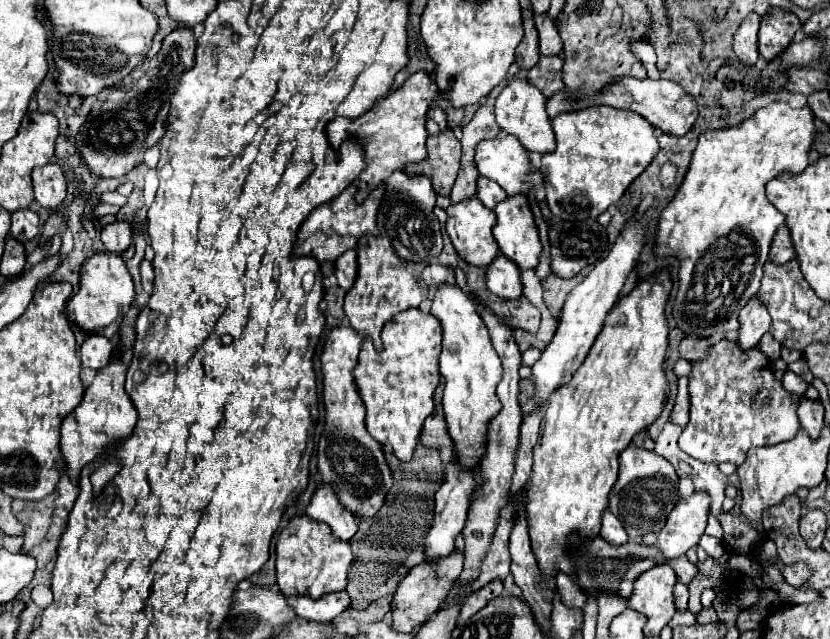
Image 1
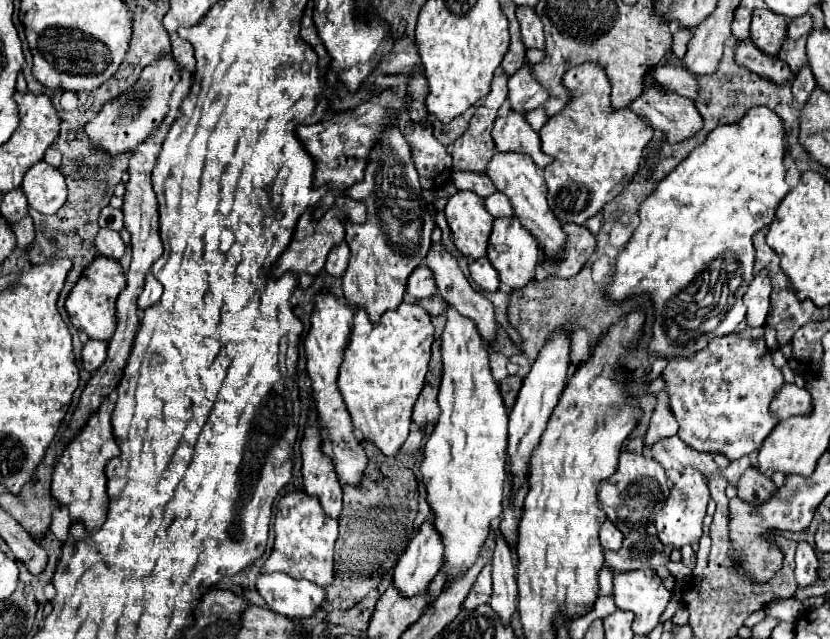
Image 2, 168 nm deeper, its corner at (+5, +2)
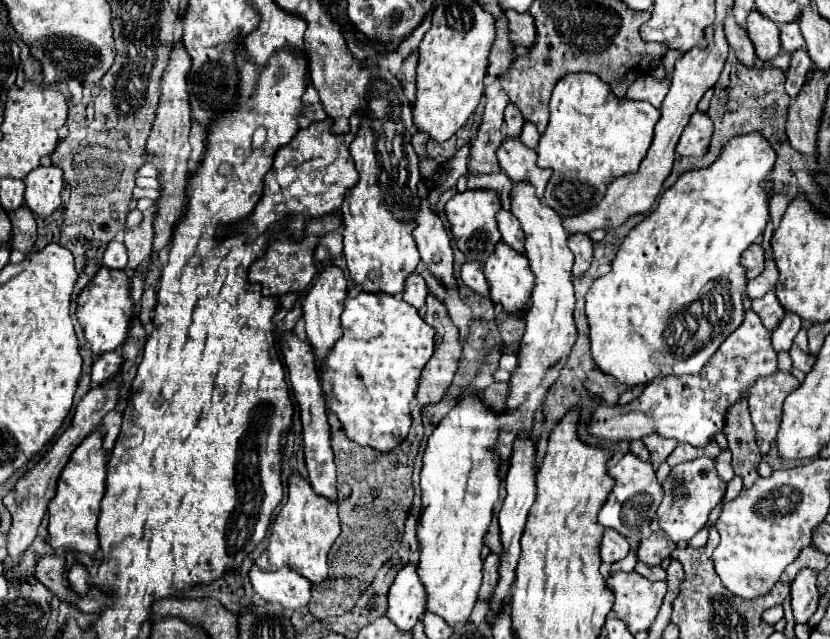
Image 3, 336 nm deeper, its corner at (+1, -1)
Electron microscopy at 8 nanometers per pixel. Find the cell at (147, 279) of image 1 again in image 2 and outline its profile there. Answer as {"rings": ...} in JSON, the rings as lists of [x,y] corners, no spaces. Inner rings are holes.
{"rings":[[[149,274],[145,278],[145,288],[139,294],[139,308],[145,310],[145,308],[153,306],[159,298],[161,298],[161,284],[157,282],[157,278],[153,278],[153,274]]]}

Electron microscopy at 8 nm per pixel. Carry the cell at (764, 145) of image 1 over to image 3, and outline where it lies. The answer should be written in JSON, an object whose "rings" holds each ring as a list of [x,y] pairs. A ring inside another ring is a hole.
{"rings":[[[761,133],[735,135],[735,137],[731,137],[725,143],[725,147],[721,149],[717,161],[713,161],[705,169],[691,169],[691,171],[683,173],[683,177],[679,177],[675,181],[675,185],[669,187],[661,195],[657,207],[639,225],[635,225],[629,231],[629,235],[625,237],[625,241],[621,243],[621,247],[617,251],[617,257],[613,259],[613,269],[607,275],[603,275],[601,279],[597,279],[591,285],[591,289],[587,291],[585,313],[587,313],[587,319],[589,319],[589,327],[591,327],[591,355],[593,355],[595,363],[597,363],[597,367],[603,373],[613,375],[615,379],[619,379],[619,383],[629,385],[629,387],[635,387],[635,385],[641,385],[641,383],[649,383],[655,377],[665,377],[665,375],[683,375],[683,373],[697,375],[701,371],[701,367],[709,361],[709,357],[719,349],[719,345],[743,323],[743,317],[745,317],[743,297],[745,297],[745,285],[747,285],[747,277],[745,277],[747,269],[743,269],[743,265],[741,265],[741,255],[743,255],[743,251],[751,243],[761,239],[761,235],[765,231],[765,225],[771,219],[771,213],[769,213],[771,189],[761,187],[761,183],[771,175],[775,159],[777,159],[777,153],[773,151],[771,143]],[[691,305],[701,305],[701,309],[703,309],[701,315],[695,315],[691,311]]]}

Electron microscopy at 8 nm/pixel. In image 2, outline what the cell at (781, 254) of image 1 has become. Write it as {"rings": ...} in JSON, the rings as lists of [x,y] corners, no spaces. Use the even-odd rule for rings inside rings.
{"rings":[[[757,232],[753,238],[753,246],[755,246],[755,272],[767,268],[771,264],[771,260],[775,258],[775,252],[767,246],[765,242],[765,232]]]}

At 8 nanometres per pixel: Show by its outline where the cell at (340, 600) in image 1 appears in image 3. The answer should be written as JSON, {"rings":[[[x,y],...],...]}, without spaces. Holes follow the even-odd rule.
{"rings":[[[257,565],[249,571],[251,585],[259,597],[269,603],[279,603],[283,609],[301,609],[307,607],[311,601],[311,587],[313,583],[303,579],[293,569],[277,569],[277,571],[263,571]]]}

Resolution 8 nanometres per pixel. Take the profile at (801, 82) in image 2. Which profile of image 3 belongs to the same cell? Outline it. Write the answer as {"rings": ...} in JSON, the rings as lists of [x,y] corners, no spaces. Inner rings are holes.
{"rings":[[[797,49],[791,57],[791,67],[787,71],[787,83],[785,83],[785,89],[787,89],[787,95],[791,99],[795,99],[801,91],[801,87],[805,85],[807,81],[807,75],[809,71],[813,69],[813,63],[809,59],[809,55],[803,51],[803,49]]]}

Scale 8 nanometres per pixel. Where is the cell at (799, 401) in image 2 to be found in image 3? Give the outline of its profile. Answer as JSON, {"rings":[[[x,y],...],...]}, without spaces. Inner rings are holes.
{"rings":[[[777,371],[771,377],[761,377],[749,391],[749,411],[751,411],[755,431],[759,433],[757,445],[761,453],[769,451],[769,439],[771,443],[775,441],[785,397],[791,391],[795,391],[799,385],[801,383],[791,373]]]}

